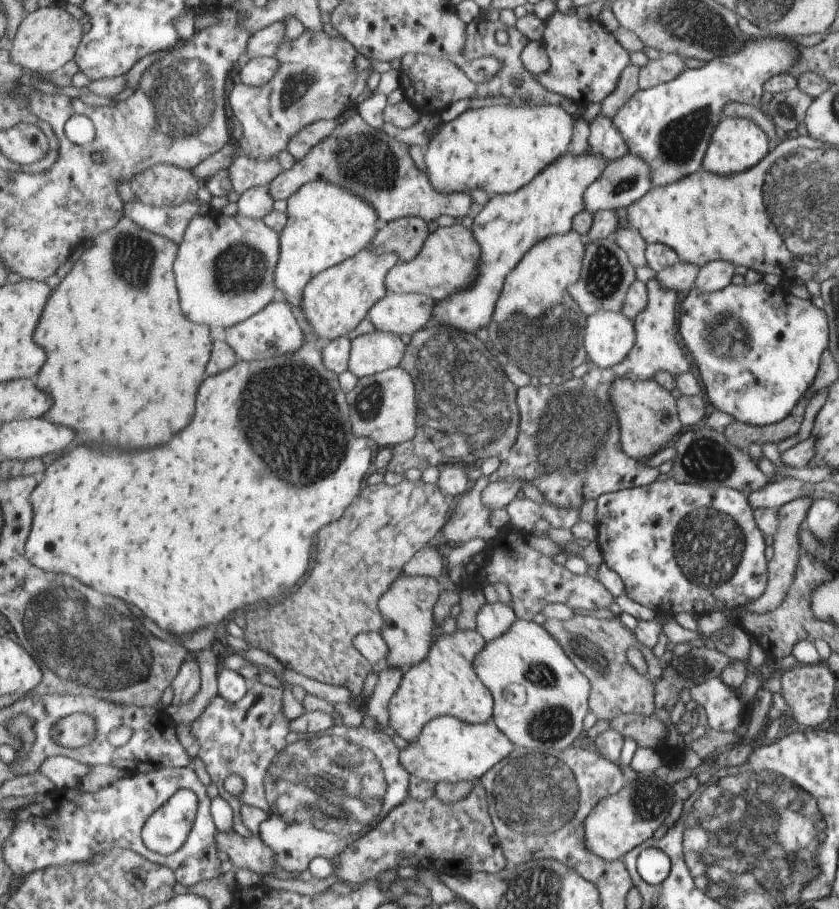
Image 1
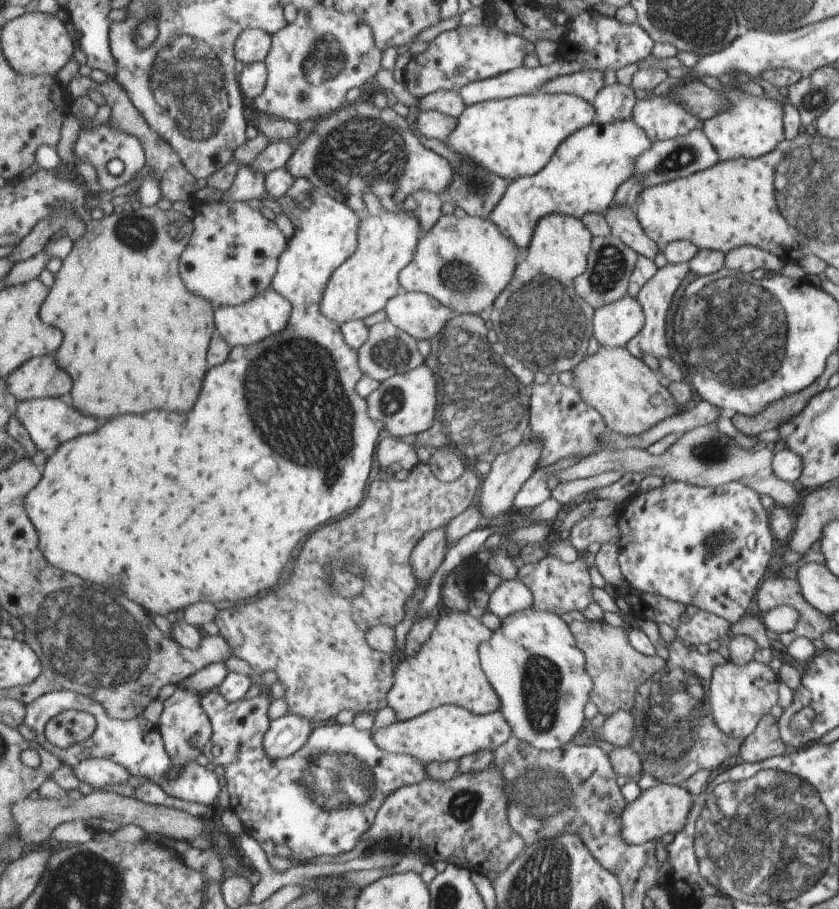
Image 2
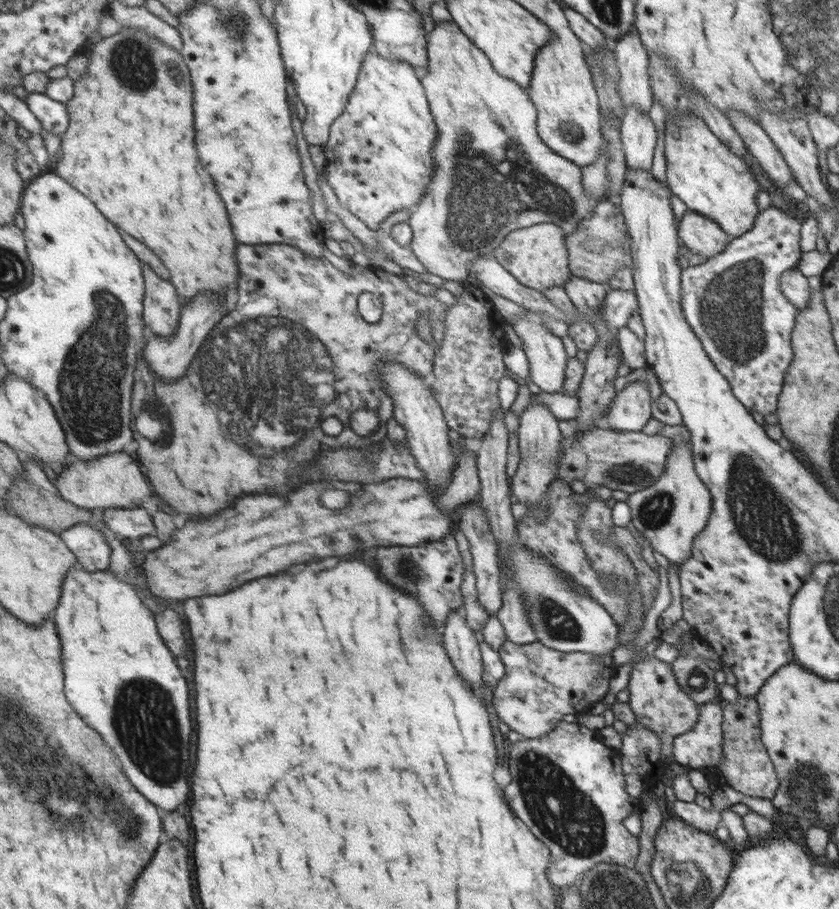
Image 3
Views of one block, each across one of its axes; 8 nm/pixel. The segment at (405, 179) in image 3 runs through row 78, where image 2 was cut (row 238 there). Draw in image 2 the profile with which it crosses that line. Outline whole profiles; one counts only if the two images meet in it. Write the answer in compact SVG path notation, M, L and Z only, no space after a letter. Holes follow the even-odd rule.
M371 191L366 192L364 204L368 216L362 218L358 251L341 268L338 268L322 300L322 314L341 327L354 320L364 320L383 310L386 304L397 296L401 290L398 274L414 258L414 252L422 235L421 224L418 224L412 212L404 210L390 212Z

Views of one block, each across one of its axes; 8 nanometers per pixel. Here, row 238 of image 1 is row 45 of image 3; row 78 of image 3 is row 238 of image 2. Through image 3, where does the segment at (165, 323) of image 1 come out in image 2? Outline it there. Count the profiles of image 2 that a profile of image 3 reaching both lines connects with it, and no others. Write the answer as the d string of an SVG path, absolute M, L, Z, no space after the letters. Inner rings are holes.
M154 205L121 214L95 215L86 225L87 233L77 240L72 254L62 260L50 296L40 310L48 324L64 330L64 342L56 358L60 368L74 372L74 380L78 380L69 399L82 412L94 412L102 418L146 414L156 408L190 412L204 388L210 370L208 352L218 332L212 302L190 292L180 272L182 254L196 231L194 219Z

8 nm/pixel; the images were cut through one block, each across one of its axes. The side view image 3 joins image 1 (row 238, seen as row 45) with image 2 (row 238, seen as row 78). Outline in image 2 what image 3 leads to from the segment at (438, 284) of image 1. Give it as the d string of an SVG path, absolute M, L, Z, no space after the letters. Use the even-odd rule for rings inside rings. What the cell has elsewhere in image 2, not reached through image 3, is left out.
M454 214L442 216L432 230L422 232L417 248L414 264L402 272L401 290L428 294L455 315L478 315L486 308L493 308L498 296L512 283L522 255L510 238L502 236L494 222L469 215L464 219Z

